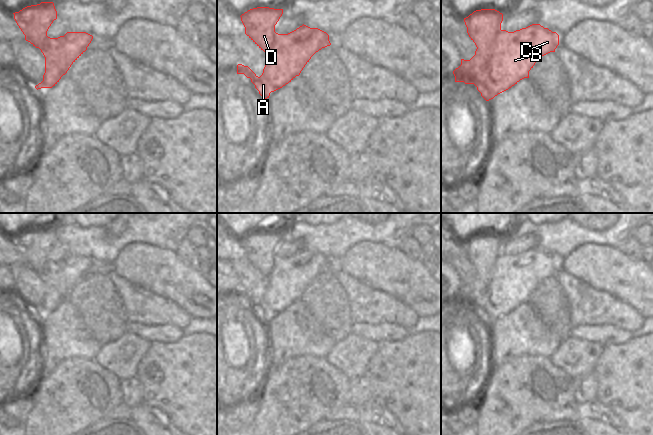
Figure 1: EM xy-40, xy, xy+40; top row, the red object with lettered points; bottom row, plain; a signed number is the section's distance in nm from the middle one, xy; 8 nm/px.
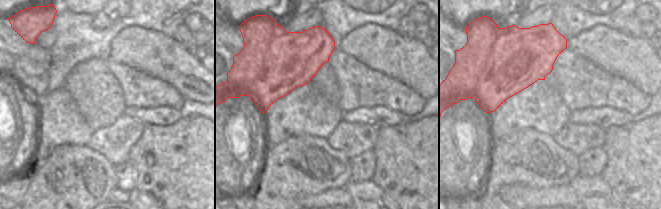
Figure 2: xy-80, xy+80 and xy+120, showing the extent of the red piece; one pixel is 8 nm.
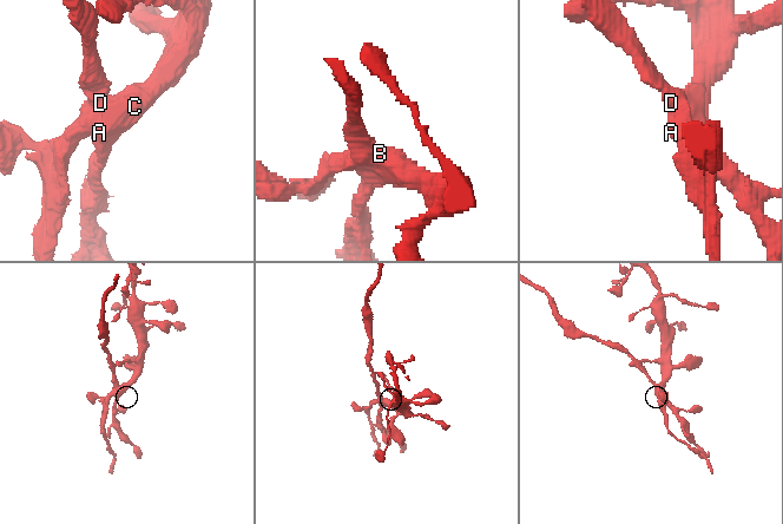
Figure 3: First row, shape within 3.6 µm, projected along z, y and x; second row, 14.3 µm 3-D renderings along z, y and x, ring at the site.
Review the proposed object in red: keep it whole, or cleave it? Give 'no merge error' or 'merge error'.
merge error

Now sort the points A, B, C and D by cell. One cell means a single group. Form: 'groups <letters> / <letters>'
groups A B C / D

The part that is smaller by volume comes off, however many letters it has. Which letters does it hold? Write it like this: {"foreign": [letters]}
{"foreign": ["D"]}

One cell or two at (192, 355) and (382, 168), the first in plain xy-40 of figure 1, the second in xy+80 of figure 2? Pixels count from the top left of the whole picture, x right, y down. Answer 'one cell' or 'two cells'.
one cell

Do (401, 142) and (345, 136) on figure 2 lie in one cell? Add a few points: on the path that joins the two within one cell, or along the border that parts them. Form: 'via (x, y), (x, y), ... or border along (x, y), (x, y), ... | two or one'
border along (378, 129), (376, 142), (372, 149) | two

